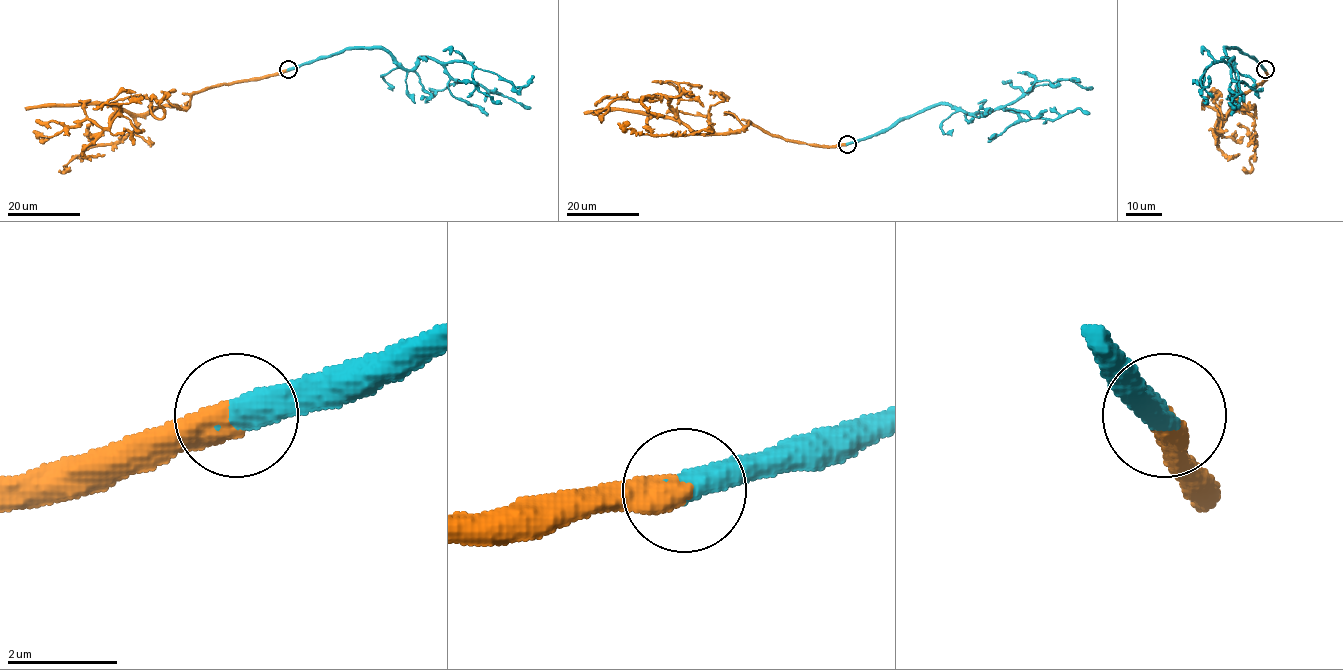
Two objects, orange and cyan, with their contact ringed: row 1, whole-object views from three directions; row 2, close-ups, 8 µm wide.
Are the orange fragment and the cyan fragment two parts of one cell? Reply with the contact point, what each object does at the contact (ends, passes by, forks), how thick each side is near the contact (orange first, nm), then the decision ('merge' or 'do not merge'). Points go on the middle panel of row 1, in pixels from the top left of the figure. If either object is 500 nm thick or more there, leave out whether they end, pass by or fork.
place (847, 144); calibres 550 and 500 nm; merge

